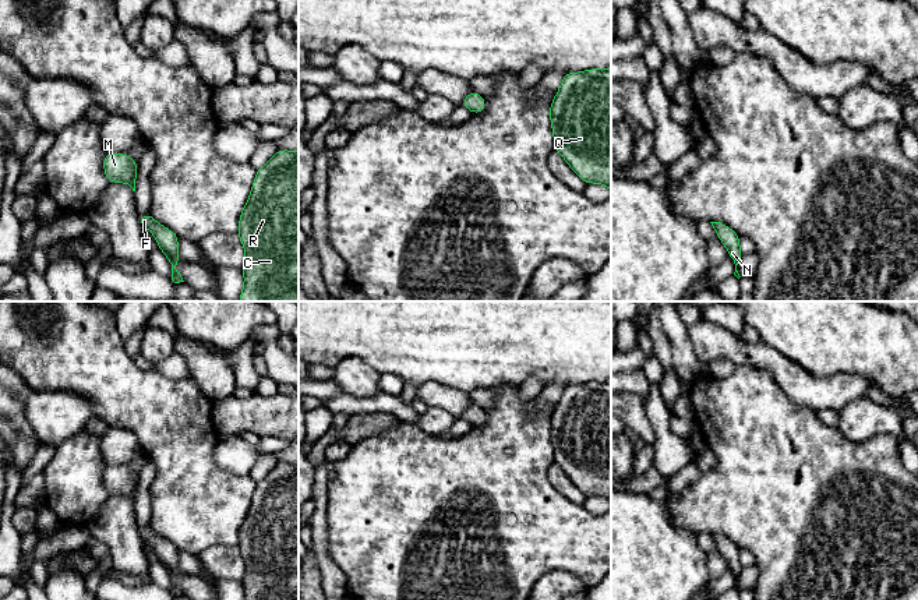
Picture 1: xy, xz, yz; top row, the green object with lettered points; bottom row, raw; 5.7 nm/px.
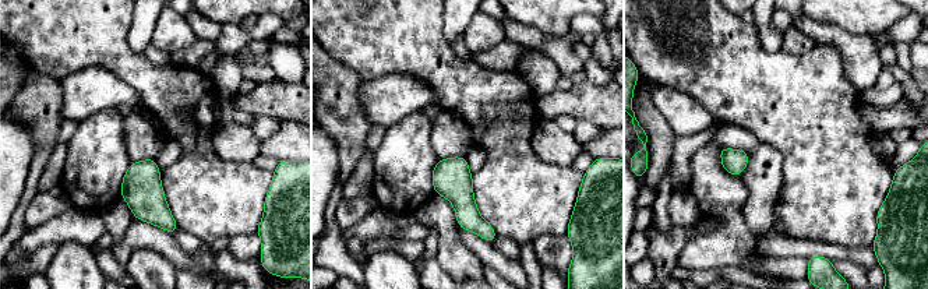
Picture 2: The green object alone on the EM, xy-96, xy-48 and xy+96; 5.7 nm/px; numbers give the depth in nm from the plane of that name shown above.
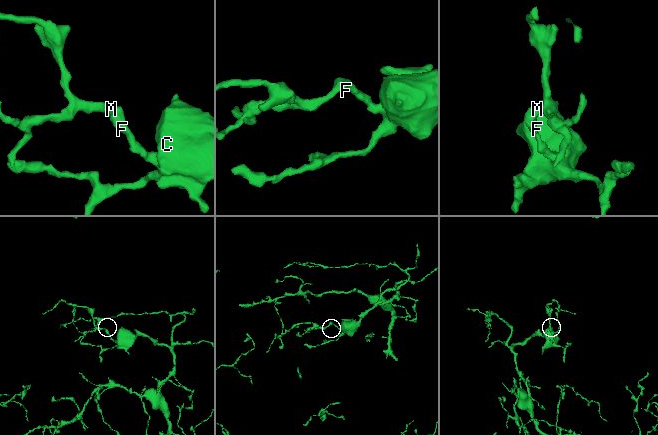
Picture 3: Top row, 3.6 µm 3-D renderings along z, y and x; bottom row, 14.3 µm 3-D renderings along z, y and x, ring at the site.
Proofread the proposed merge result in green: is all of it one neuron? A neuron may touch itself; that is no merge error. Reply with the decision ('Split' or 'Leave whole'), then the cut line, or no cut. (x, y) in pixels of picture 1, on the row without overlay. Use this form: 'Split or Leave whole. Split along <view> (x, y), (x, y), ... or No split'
Leave whole. No split

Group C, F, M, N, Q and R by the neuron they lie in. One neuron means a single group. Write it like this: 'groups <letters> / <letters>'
groups C F M N Q R

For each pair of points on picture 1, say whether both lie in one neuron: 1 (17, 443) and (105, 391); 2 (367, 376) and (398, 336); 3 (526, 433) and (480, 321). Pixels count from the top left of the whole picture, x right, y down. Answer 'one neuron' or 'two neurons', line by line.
1: two neurons
2: two neurons
3: two neurons

